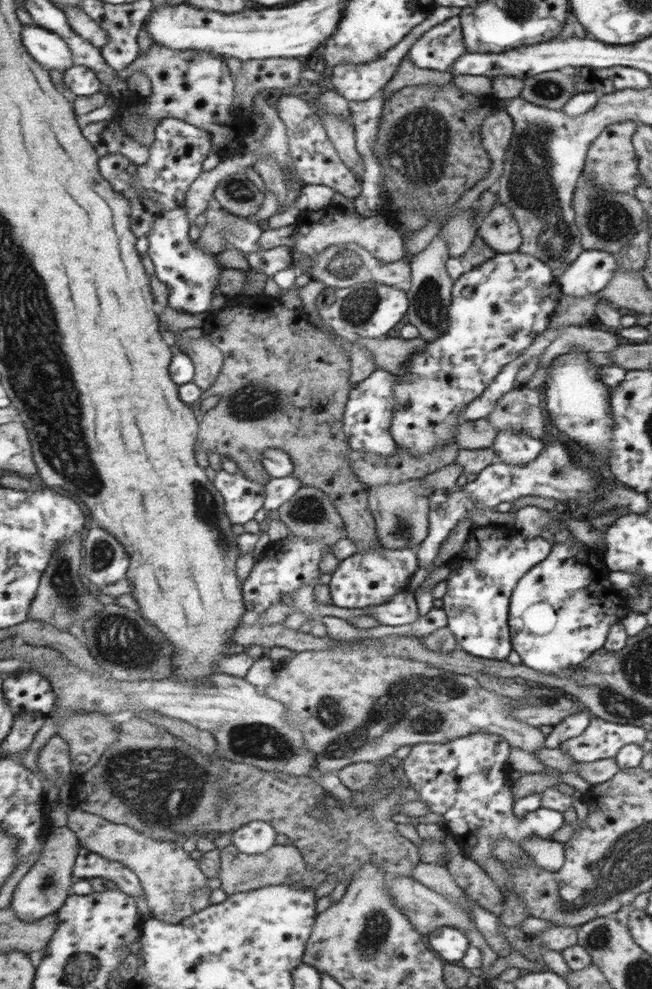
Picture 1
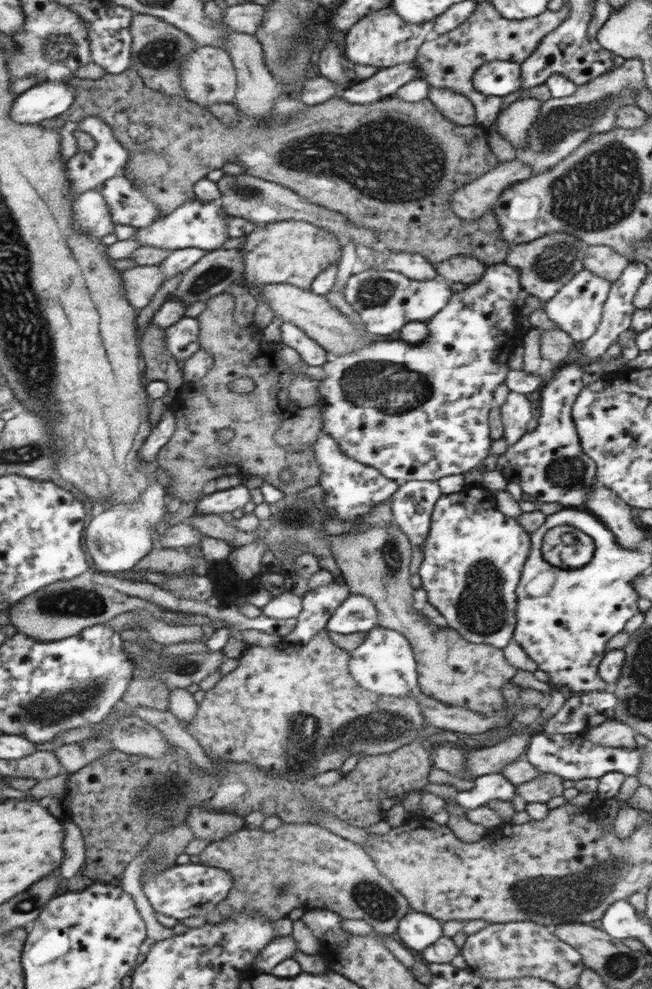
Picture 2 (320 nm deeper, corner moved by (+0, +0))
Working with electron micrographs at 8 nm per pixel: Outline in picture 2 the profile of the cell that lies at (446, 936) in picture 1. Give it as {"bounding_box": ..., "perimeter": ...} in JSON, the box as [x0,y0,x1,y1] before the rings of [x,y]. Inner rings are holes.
{"bounding_box":[394,912,442,951],"perimeter":[[[411,912],[399,921],[394,936],[407,949],[420,951],[442,936],[441,925],[441,922],[431,916]]]}

